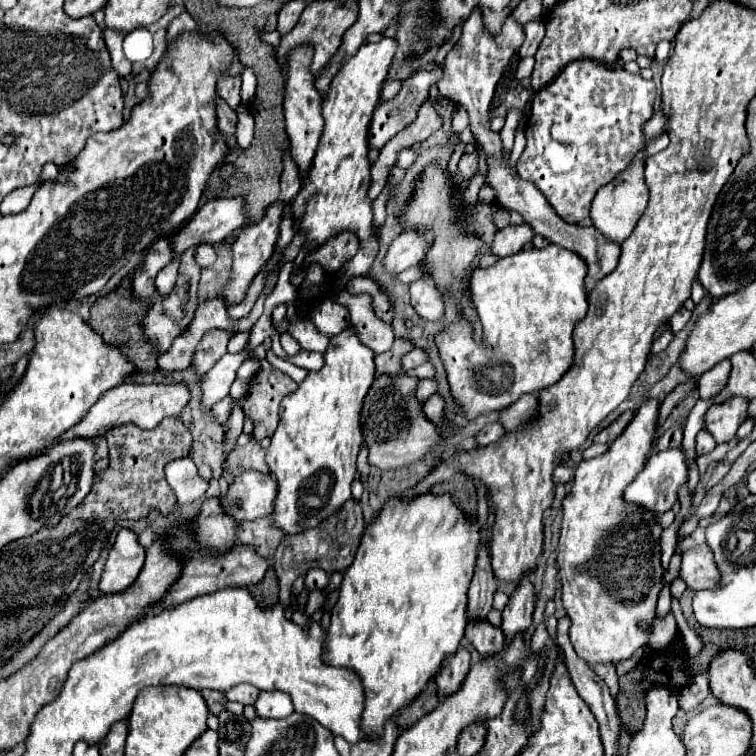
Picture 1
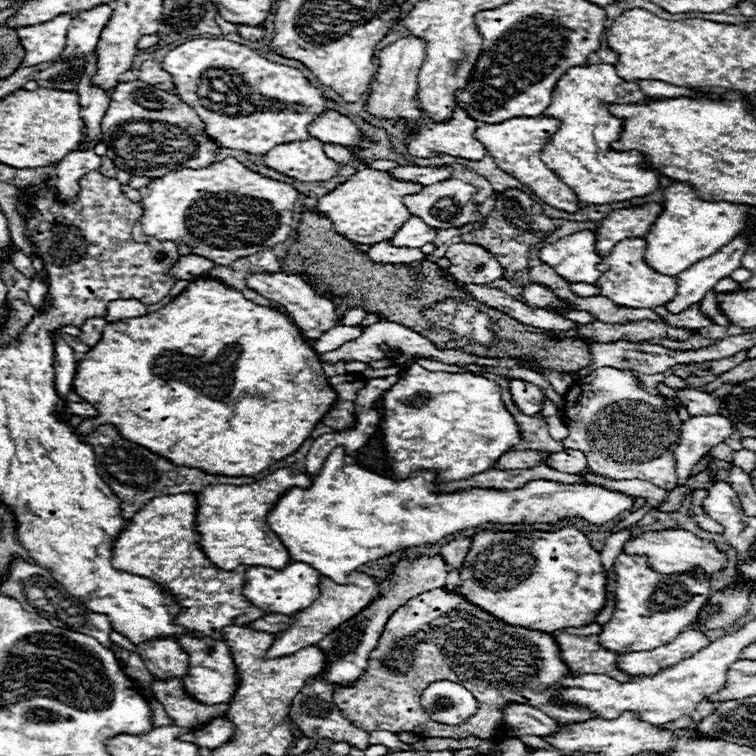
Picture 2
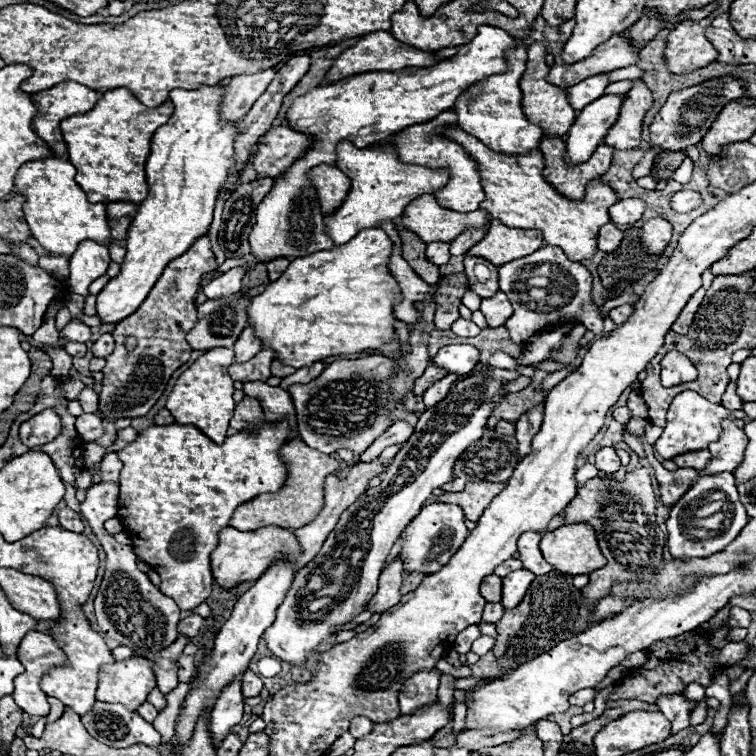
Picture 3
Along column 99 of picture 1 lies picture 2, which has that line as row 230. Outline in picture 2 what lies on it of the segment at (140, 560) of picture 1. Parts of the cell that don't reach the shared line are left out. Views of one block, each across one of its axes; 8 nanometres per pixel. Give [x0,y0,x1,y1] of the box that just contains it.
[538,230,602,284]

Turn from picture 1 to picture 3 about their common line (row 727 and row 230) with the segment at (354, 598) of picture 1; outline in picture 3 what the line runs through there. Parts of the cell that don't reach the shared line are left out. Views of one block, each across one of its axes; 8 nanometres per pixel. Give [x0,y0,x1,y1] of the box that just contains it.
[248,228,402,368]

